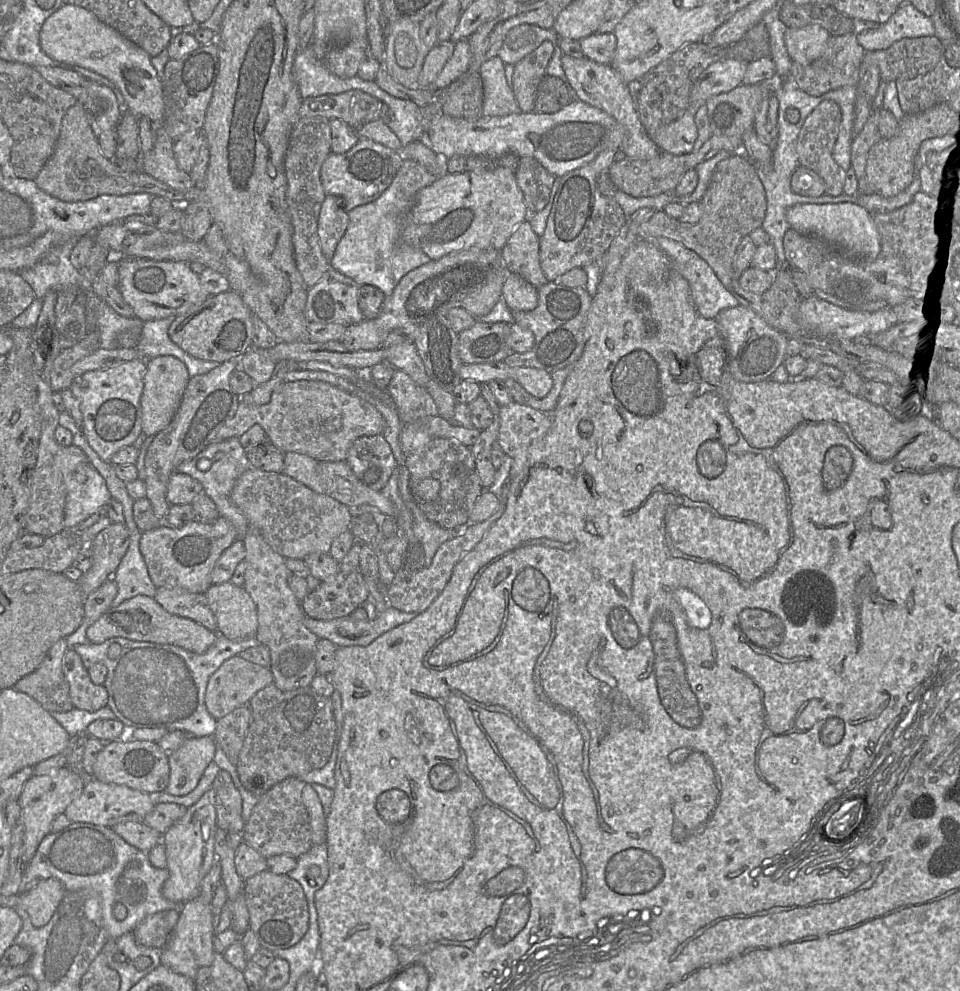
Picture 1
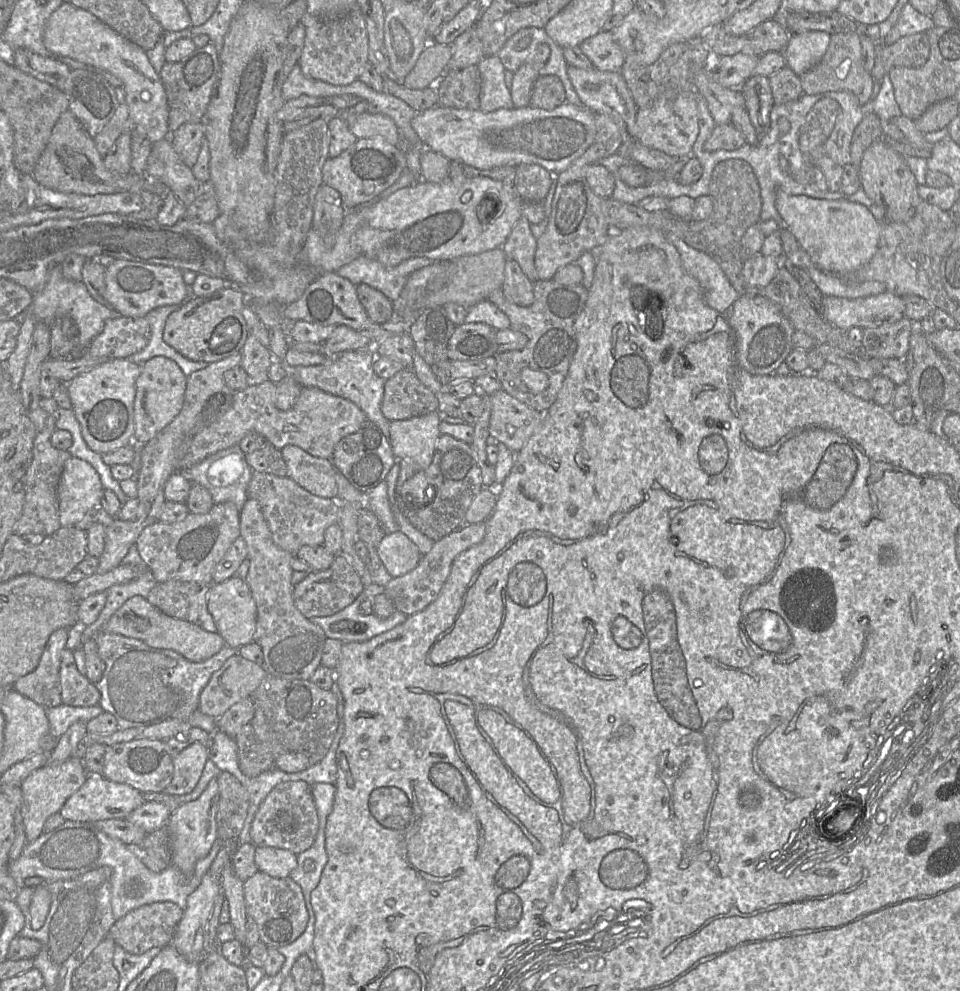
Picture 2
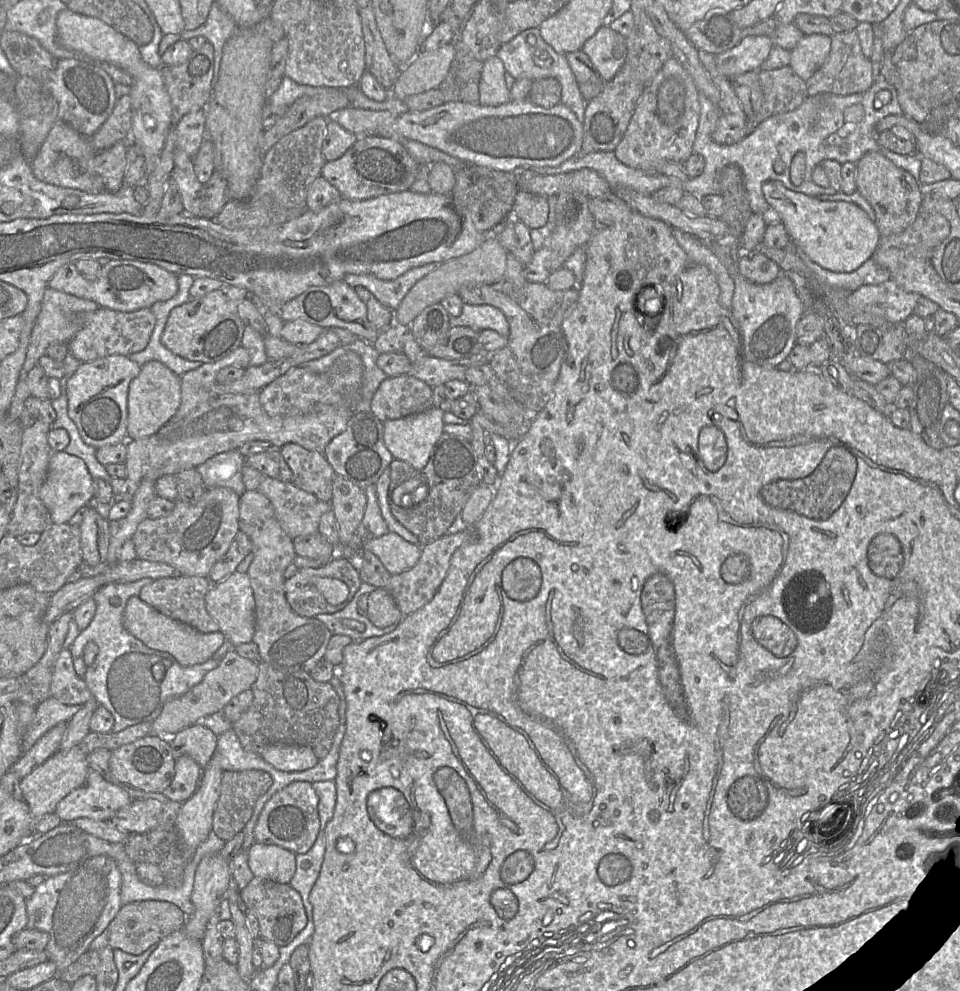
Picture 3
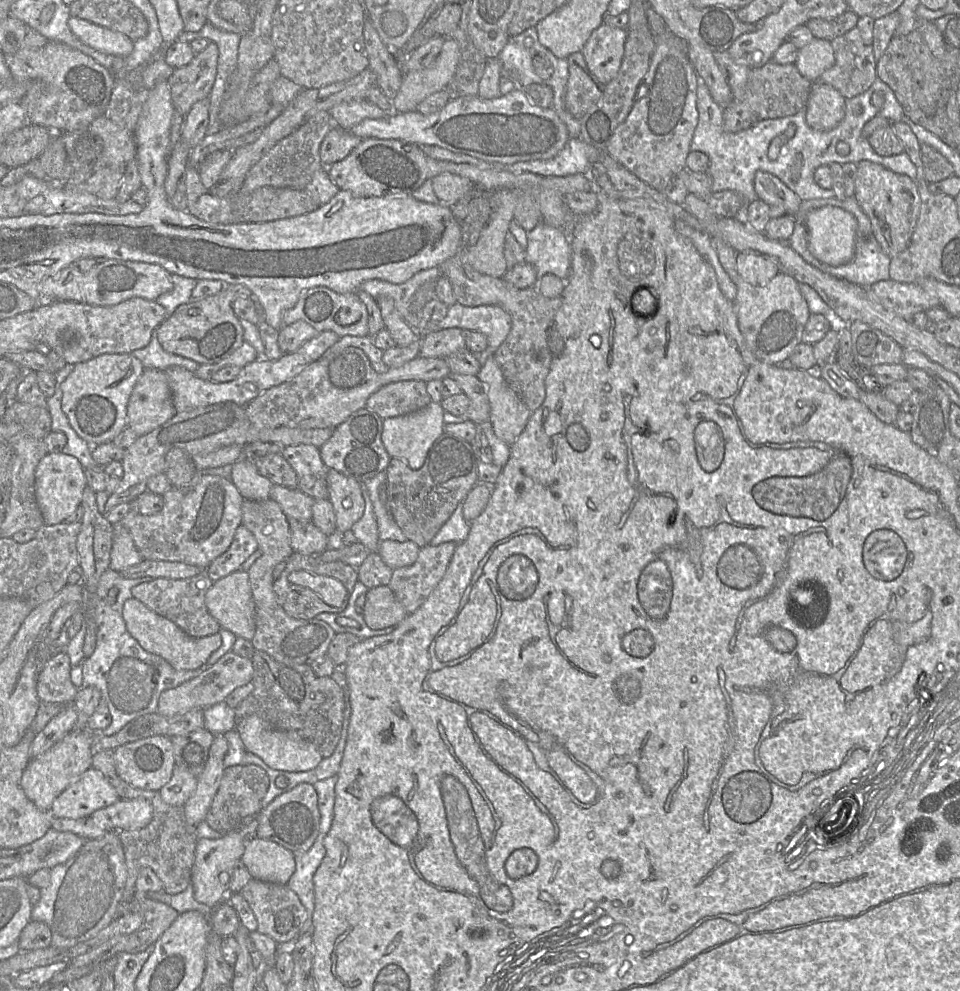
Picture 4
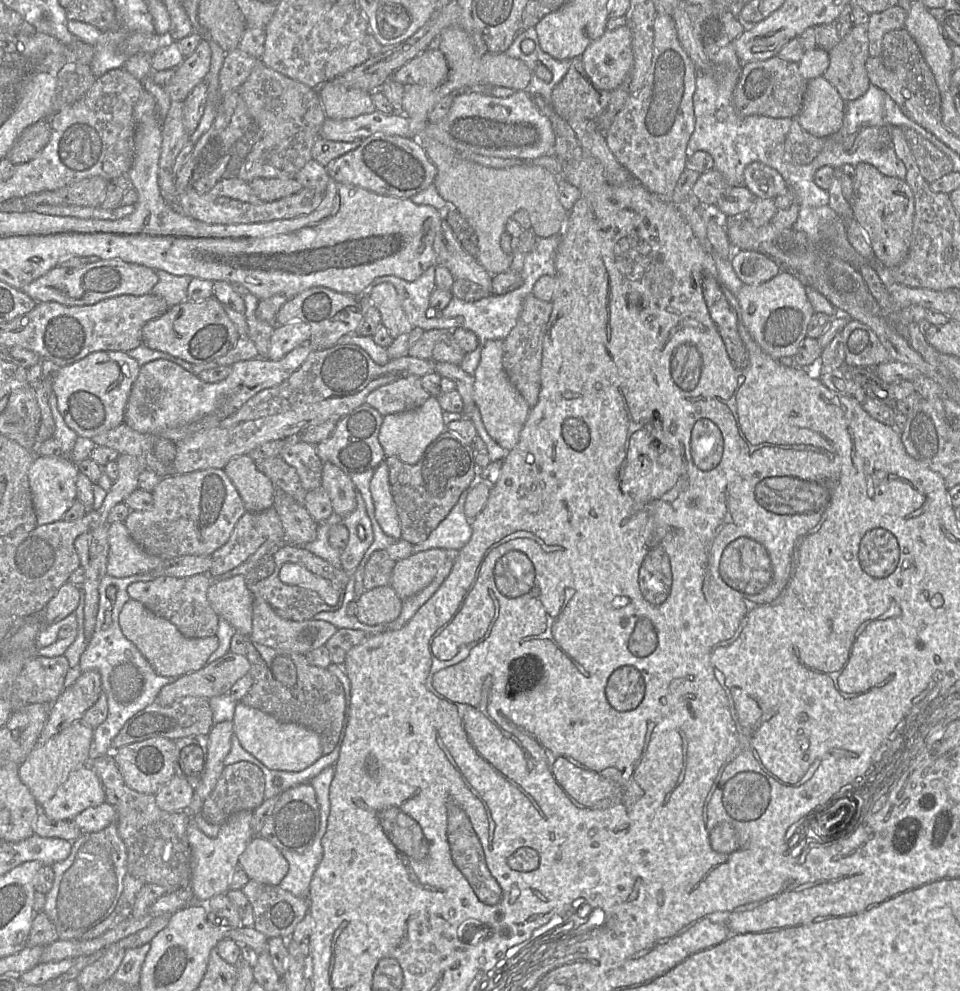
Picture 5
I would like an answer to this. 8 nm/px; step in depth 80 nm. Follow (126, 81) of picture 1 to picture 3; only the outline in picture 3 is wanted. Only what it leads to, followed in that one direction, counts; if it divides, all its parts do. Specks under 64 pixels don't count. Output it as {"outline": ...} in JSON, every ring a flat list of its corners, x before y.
{"outline":[[66,8,59,12,56,26,57,41,60,45,79,51,94,61,115,65,132,77,133,83,129,91,132,112,131,142,143,153,147,175,158,162,172,126,172,105,161,70,153,68,143,60,135,42,97,18]]}

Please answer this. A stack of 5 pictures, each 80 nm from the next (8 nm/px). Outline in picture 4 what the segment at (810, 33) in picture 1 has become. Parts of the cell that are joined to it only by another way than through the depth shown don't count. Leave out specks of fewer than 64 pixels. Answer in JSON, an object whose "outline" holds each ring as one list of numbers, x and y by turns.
{"outline":[[813,38,809,44,798,49,794,64,805,79,810,82,817,81,834,64,831,41]]}

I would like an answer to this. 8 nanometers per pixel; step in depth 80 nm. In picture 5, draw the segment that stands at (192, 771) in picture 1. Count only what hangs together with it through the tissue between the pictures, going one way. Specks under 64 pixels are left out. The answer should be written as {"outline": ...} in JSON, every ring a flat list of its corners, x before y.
{"outline":[[174,775,156,794,155,800,158,807,166,812,187,811,194,790,184,779]]}

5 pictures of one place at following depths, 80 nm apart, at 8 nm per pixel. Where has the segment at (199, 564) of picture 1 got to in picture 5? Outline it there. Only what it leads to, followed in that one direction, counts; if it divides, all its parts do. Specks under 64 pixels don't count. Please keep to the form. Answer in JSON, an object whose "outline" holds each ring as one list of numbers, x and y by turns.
{"outline":[[209,468,163,477,151,494,151,508,130,511,124,524,132,539,145,552,162,559,210,556,228,541,236,523,246,512,237,489,224,469]]}

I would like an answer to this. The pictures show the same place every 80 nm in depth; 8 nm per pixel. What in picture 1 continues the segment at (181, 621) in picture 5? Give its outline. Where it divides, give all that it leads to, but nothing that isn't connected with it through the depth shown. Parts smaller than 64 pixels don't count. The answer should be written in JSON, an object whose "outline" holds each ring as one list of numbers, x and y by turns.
{"outline":[[157,588,153,599,170,614,191,619,212,632,217,631,216,618,205,594,181,588]]}

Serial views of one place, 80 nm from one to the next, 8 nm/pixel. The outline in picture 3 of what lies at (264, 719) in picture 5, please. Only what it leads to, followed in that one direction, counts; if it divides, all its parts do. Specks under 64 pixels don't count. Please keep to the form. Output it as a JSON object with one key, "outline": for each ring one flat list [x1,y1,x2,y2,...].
{"outline":[[270,744,263,746,259,754,274,768,287,772,310,769,319,760,309,746]]}

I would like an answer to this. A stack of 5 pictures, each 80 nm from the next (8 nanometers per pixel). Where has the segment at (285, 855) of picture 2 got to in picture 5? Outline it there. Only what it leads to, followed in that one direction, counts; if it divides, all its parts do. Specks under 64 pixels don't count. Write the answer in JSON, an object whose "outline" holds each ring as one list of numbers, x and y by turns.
{"outline":[[260,836,249,842,239,856,238,865,250,880,266,885,279,885,289,869,281,850]]}

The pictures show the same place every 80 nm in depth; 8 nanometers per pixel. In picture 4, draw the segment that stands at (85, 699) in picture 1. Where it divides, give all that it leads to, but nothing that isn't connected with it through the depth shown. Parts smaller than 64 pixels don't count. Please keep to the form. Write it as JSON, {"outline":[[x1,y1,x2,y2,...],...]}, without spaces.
{"outline":[[65,651,56,652,42,664,36,682,40,703,73,703,78,688,71,681,70,670,70,658]]}

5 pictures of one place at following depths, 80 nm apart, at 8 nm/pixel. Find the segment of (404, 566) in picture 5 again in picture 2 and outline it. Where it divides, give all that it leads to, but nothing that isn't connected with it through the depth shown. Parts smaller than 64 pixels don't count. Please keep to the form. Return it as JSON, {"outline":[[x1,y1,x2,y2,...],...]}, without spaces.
{"outline":[[485,522,458,527,457,530,436,541,413,570,403,576,392,578,385,587,384,593,392,600,396,611,409,617,424,610,435,601,450,574,454,559,483,540,485,527]]}

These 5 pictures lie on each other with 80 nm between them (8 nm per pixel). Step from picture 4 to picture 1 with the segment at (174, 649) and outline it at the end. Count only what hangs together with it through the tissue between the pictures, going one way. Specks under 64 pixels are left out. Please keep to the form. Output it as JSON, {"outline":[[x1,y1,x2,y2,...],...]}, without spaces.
{"outline":[[137,595,116,607,111,607,96,621,90,622,86,635,89,643,100,644,114,637,133,641,171,644,196,654,206,652,215,642,217,633,184,617,170,614,152,597]]}

